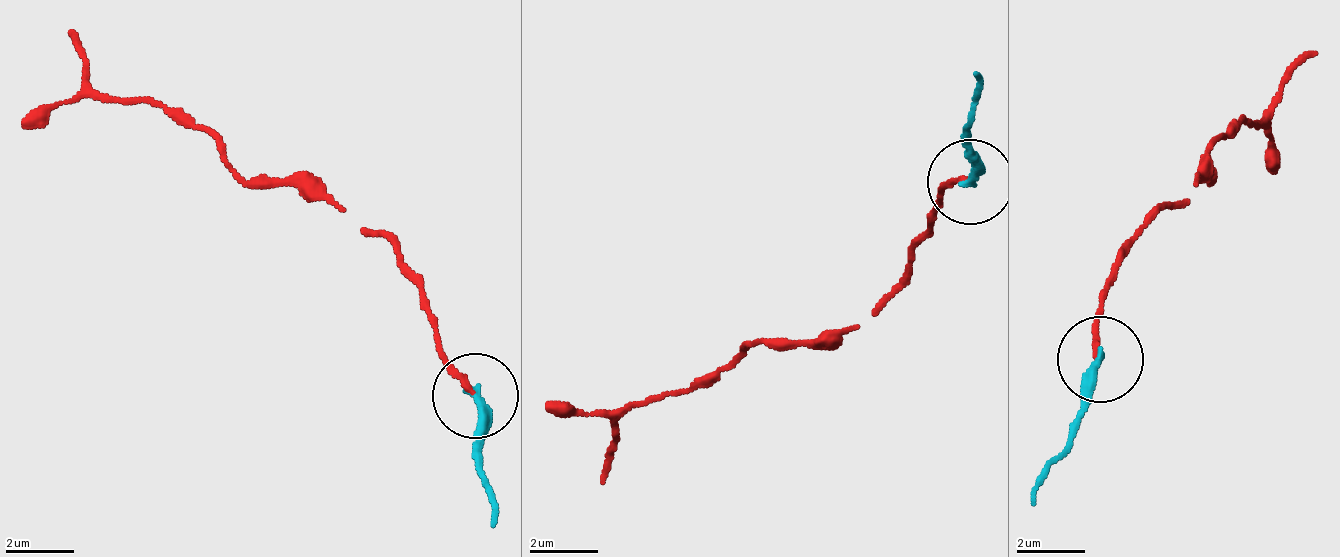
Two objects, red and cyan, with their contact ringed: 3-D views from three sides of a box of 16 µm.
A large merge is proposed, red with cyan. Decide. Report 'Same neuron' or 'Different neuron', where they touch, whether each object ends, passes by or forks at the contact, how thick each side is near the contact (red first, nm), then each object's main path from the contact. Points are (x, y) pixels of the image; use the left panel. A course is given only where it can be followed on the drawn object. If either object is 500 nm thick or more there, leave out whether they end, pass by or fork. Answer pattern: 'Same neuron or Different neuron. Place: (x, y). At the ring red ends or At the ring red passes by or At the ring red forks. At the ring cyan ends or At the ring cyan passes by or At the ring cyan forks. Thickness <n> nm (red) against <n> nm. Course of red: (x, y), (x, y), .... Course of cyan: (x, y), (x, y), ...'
Same neuron. Place: (475, 396). At the ring red ends. At the ring cyan ends. Thickness 150 nm (red) against 300 nm. Course of red: (473, 397), (438, 330), (401, 246), (288, 184), (254, 185), (211, 135), (154, 104), (96, 93), (69, 35). Course of cyan: (473, 397), (478, 479), (499, 526)

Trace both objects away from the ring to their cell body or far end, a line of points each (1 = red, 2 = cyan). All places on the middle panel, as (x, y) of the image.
1: (967, 179), (942, 192), (913, 265), (875, 318), (805, 344), (735, 354), (681, 393), (624, 409), (600, 482)
2: (967, 179), (964, 126), (981, 75)

